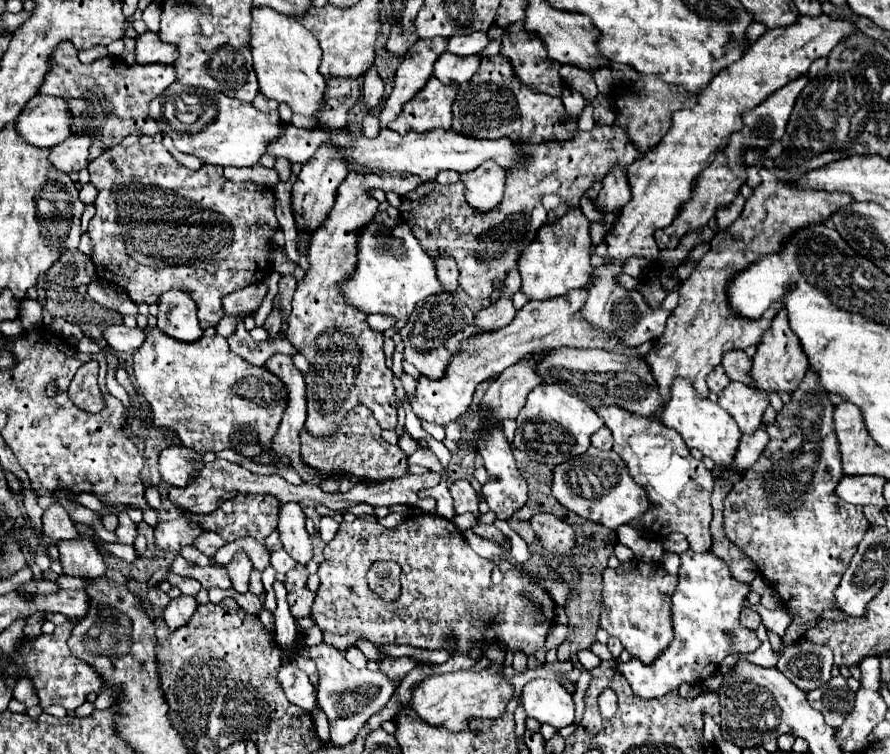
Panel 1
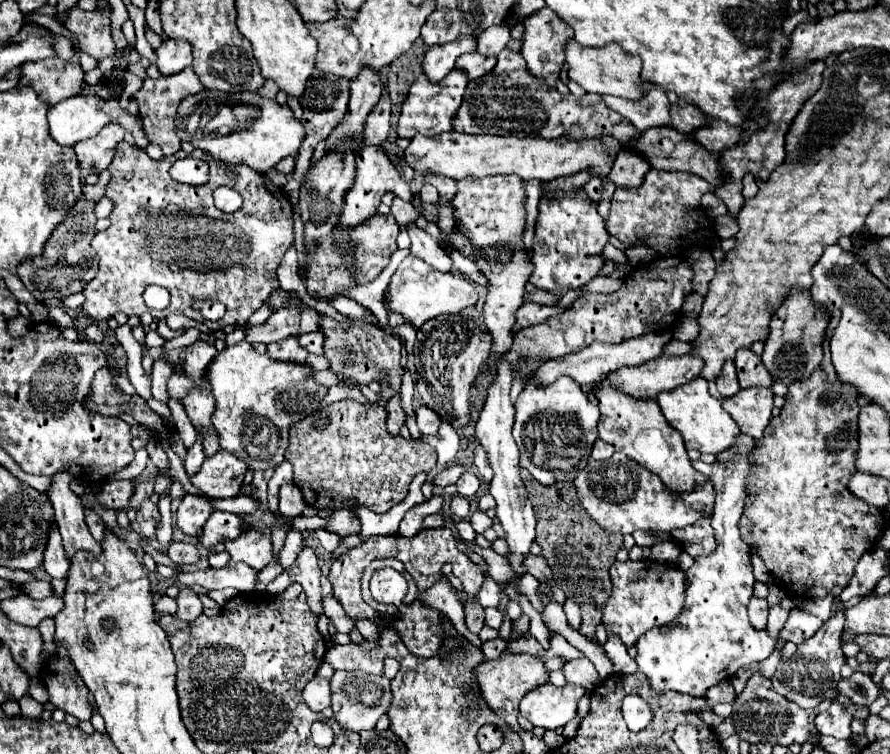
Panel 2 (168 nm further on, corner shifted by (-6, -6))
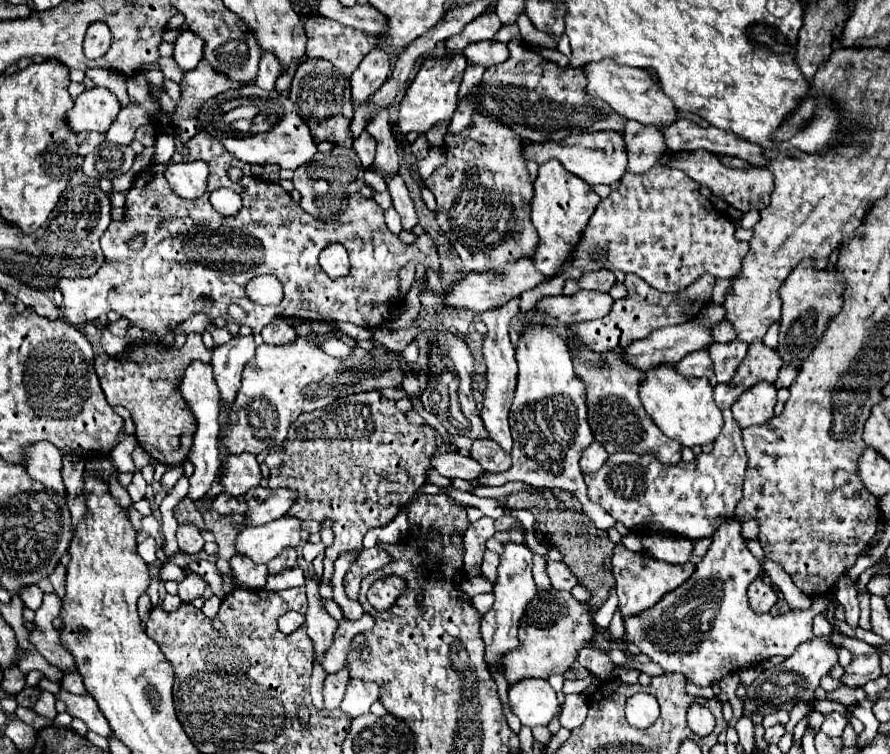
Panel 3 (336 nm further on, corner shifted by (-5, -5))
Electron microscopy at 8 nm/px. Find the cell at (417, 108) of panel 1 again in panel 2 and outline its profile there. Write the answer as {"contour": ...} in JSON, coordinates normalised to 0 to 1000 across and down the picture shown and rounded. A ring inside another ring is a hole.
{"contour":[[[510,90],[501,103],[497,103],[494,109],[483,109],[479,98],[470,101],[458,122],[458,130],[452,138],[452,149],[449,149],[449,159],[447,159],[447,180],[449,183],[465,183],[467,178],[474,180],[490,180],[494,175],[503,175],[508,172],[508,159],[512,151],[512,143],[519,135],[521,119],[526,111],[526,101],[521,93]]]}

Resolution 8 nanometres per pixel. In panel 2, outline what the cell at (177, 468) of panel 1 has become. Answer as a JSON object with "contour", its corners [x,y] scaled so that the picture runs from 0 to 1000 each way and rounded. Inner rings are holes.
{"contour":[[[245,597],[243,605],[229,610],[225,626],[213,637],[236,660],[265,660],[270,658],[276,623],[279,615],[254,597]]]}

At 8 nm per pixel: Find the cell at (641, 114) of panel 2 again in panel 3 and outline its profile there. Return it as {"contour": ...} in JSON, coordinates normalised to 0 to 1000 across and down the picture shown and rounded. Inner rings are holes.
{"contour":[[[761,158],[749,168],[743,168],[747,176],[747,190],[752,200],[783,200],[794,198],[803,206],[821,206],[842,214],[844,219],[860,219],[864,211],[857,208],[857,198],[848,190],[839,190],[812,171],[785,168],[774,158]]]}

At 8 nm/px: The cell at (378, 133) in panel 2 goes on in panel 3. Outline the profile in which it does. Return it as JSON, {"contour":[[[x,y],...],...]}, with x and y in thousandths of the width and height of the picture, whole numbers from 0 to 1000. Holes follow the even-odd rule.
{"contour":[[[408,174],[399,187],[397,187],[397,195],[408,216],[410,224],[417,221],[419,211],[421,211],[421,184],[417,184],[417,179],[412,179],[412,174]]]}

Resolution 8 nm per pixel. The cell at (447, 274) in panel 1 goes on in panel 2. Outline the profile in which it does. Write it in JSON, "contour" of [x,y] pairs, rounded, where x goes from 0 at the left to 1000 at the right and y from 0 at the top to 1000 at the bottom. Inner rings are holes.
{"contour":[[[465,294],[456,297],[456,305],[463,318],[461,334],[465,340],[472,340],[476,347],[481,347],[483,353],[488,353],[494,361],[503,361],[508,355],[508,345],[506,345],[503,332],[499,332],[492,321],[488,321],[485,313],[481,313],[476,305],[465,300]]]}

